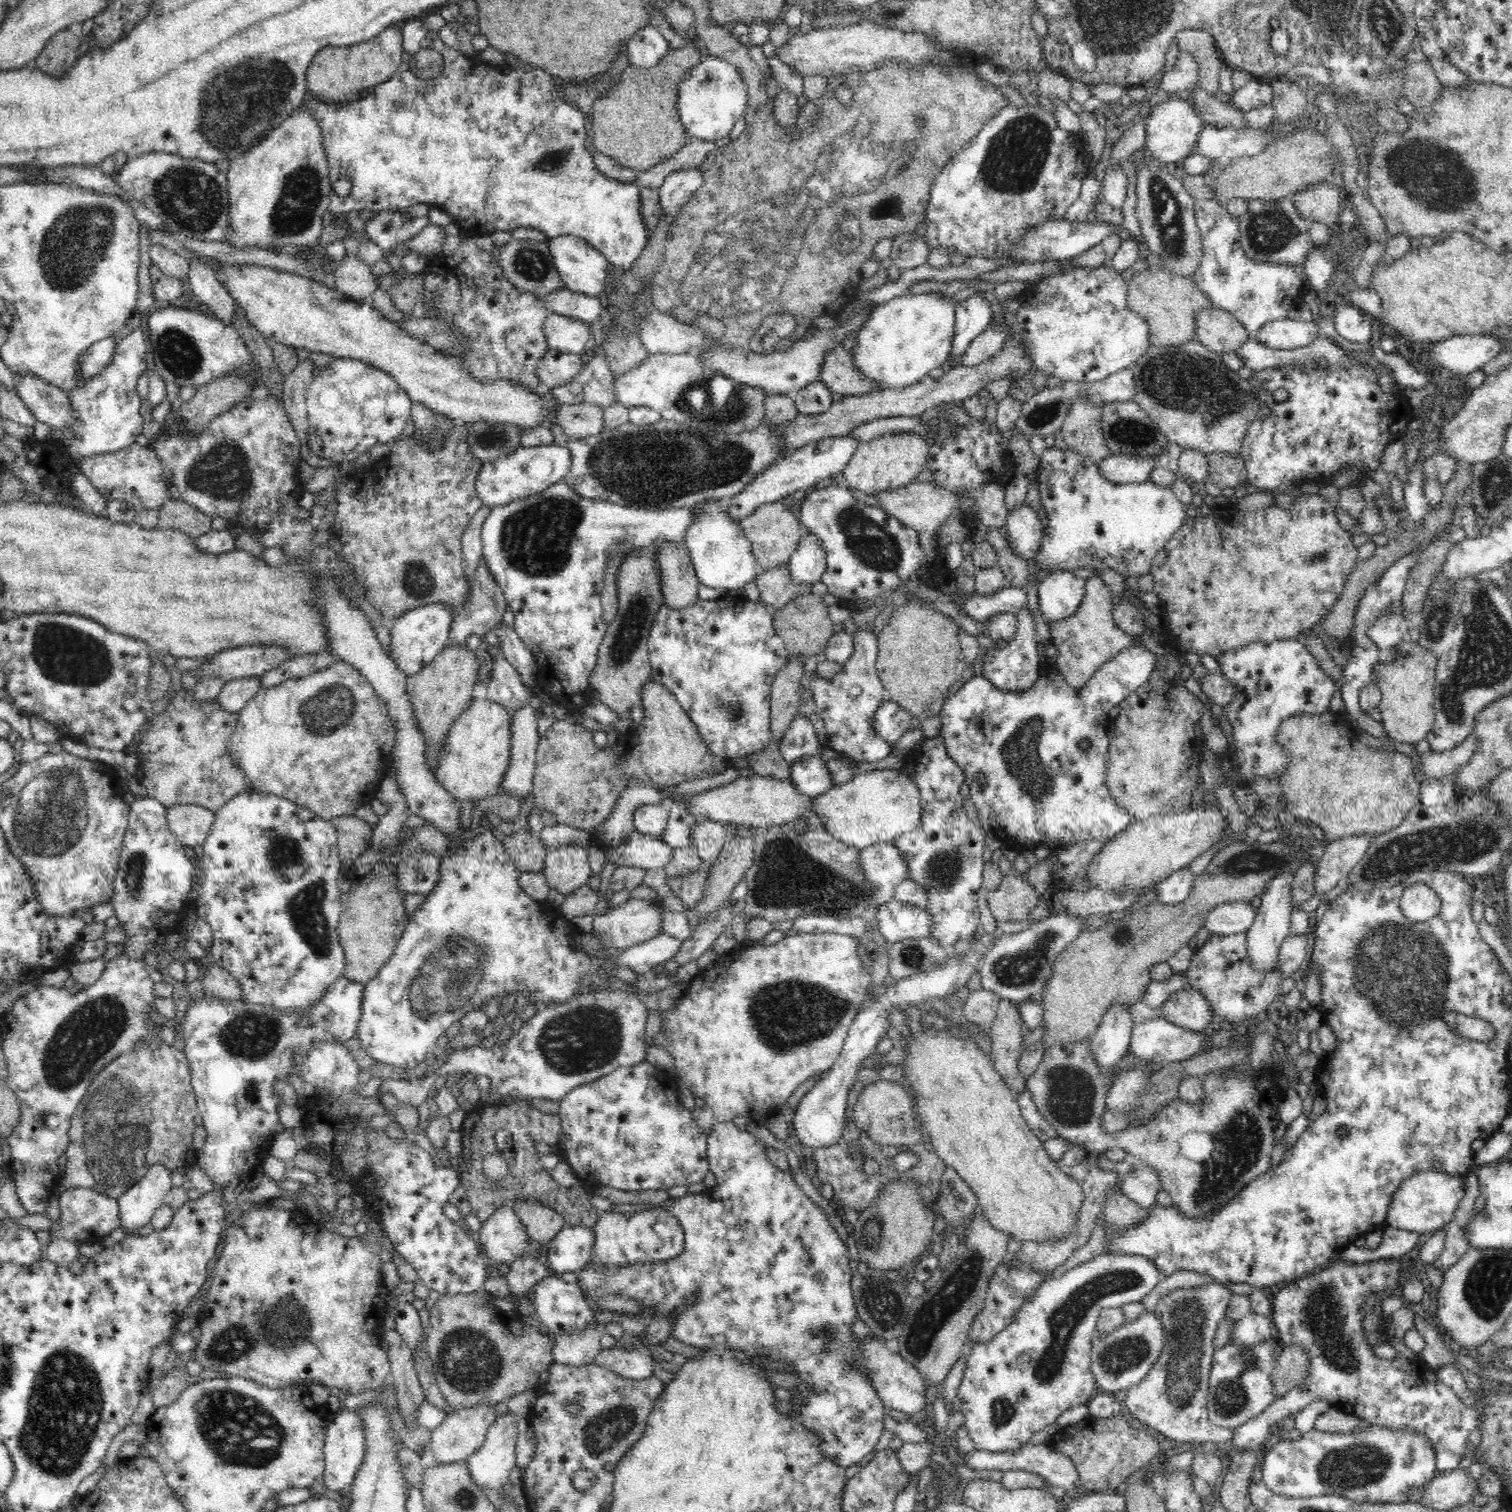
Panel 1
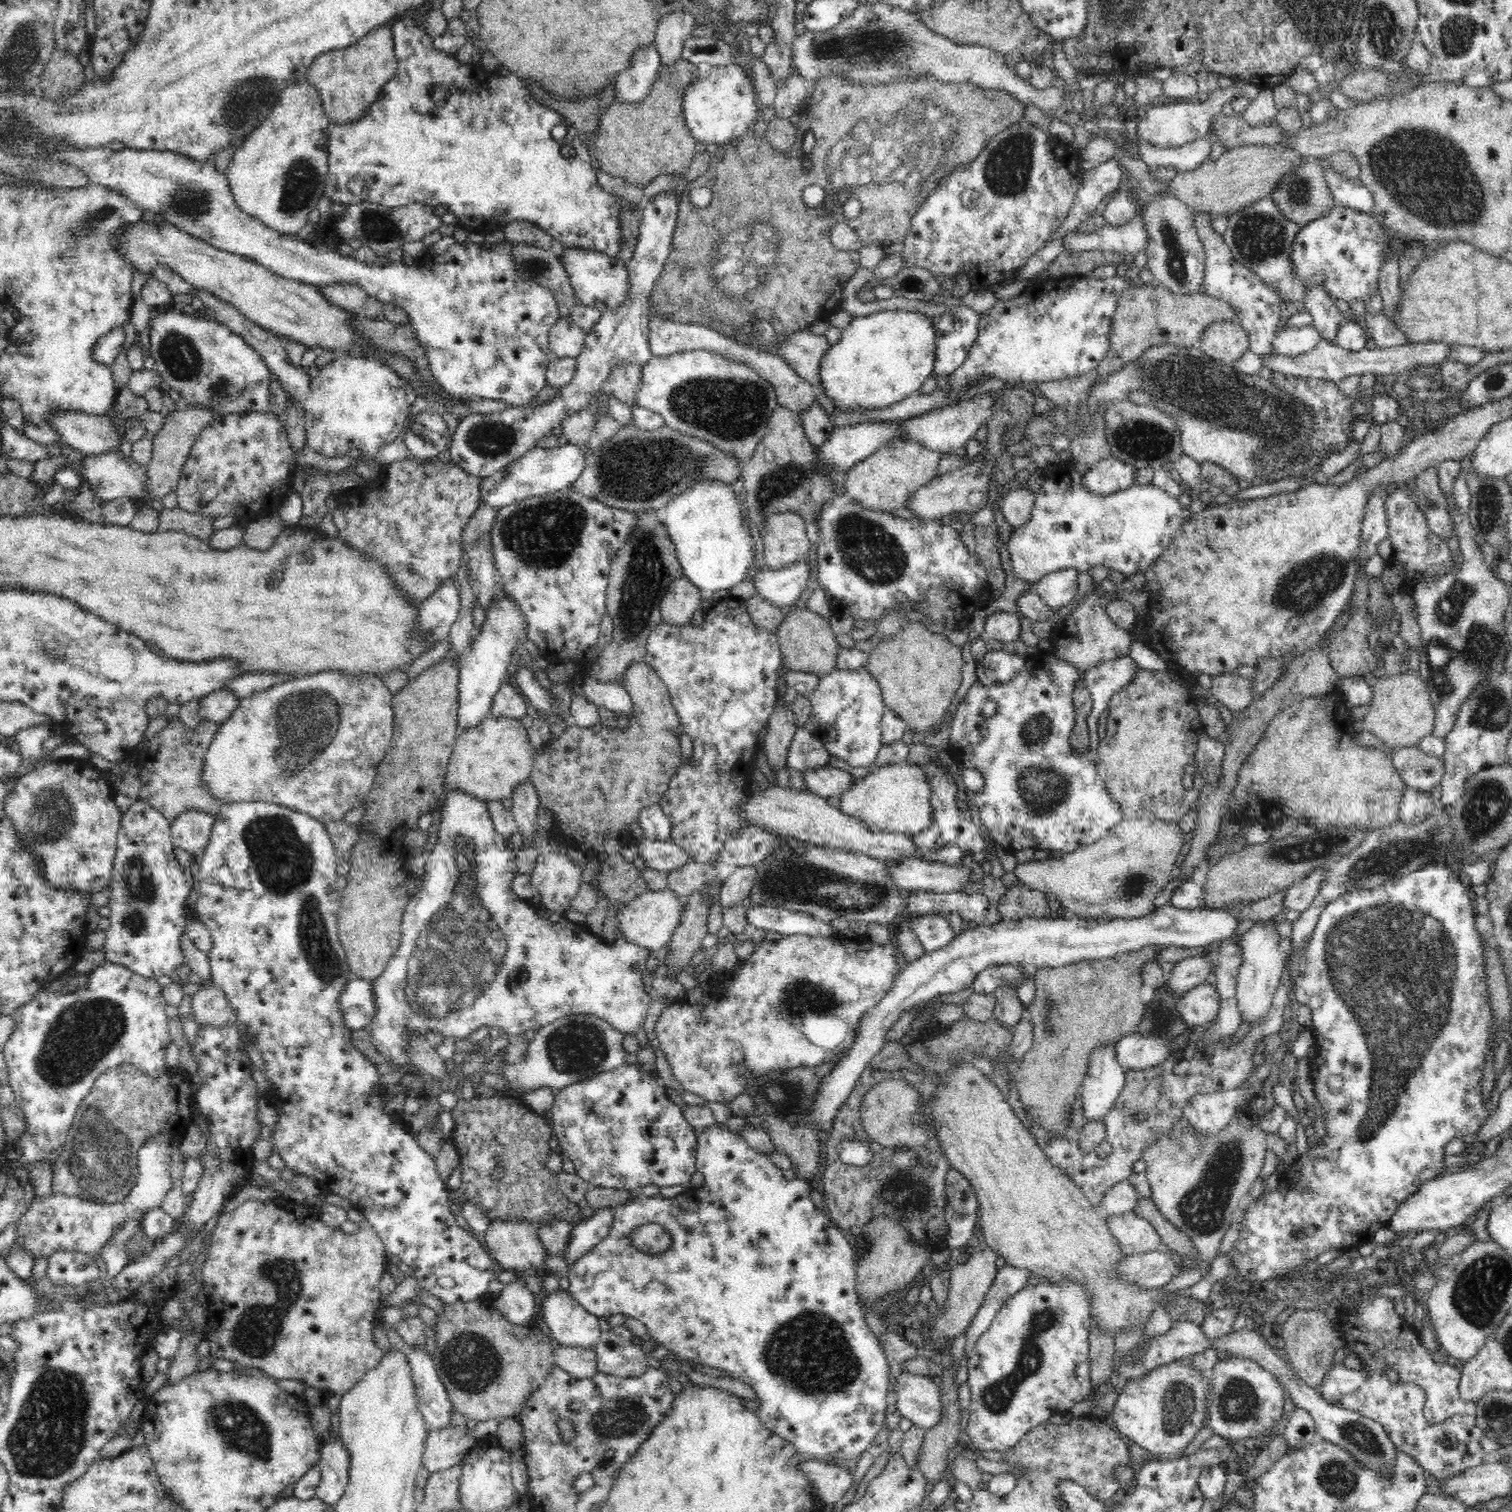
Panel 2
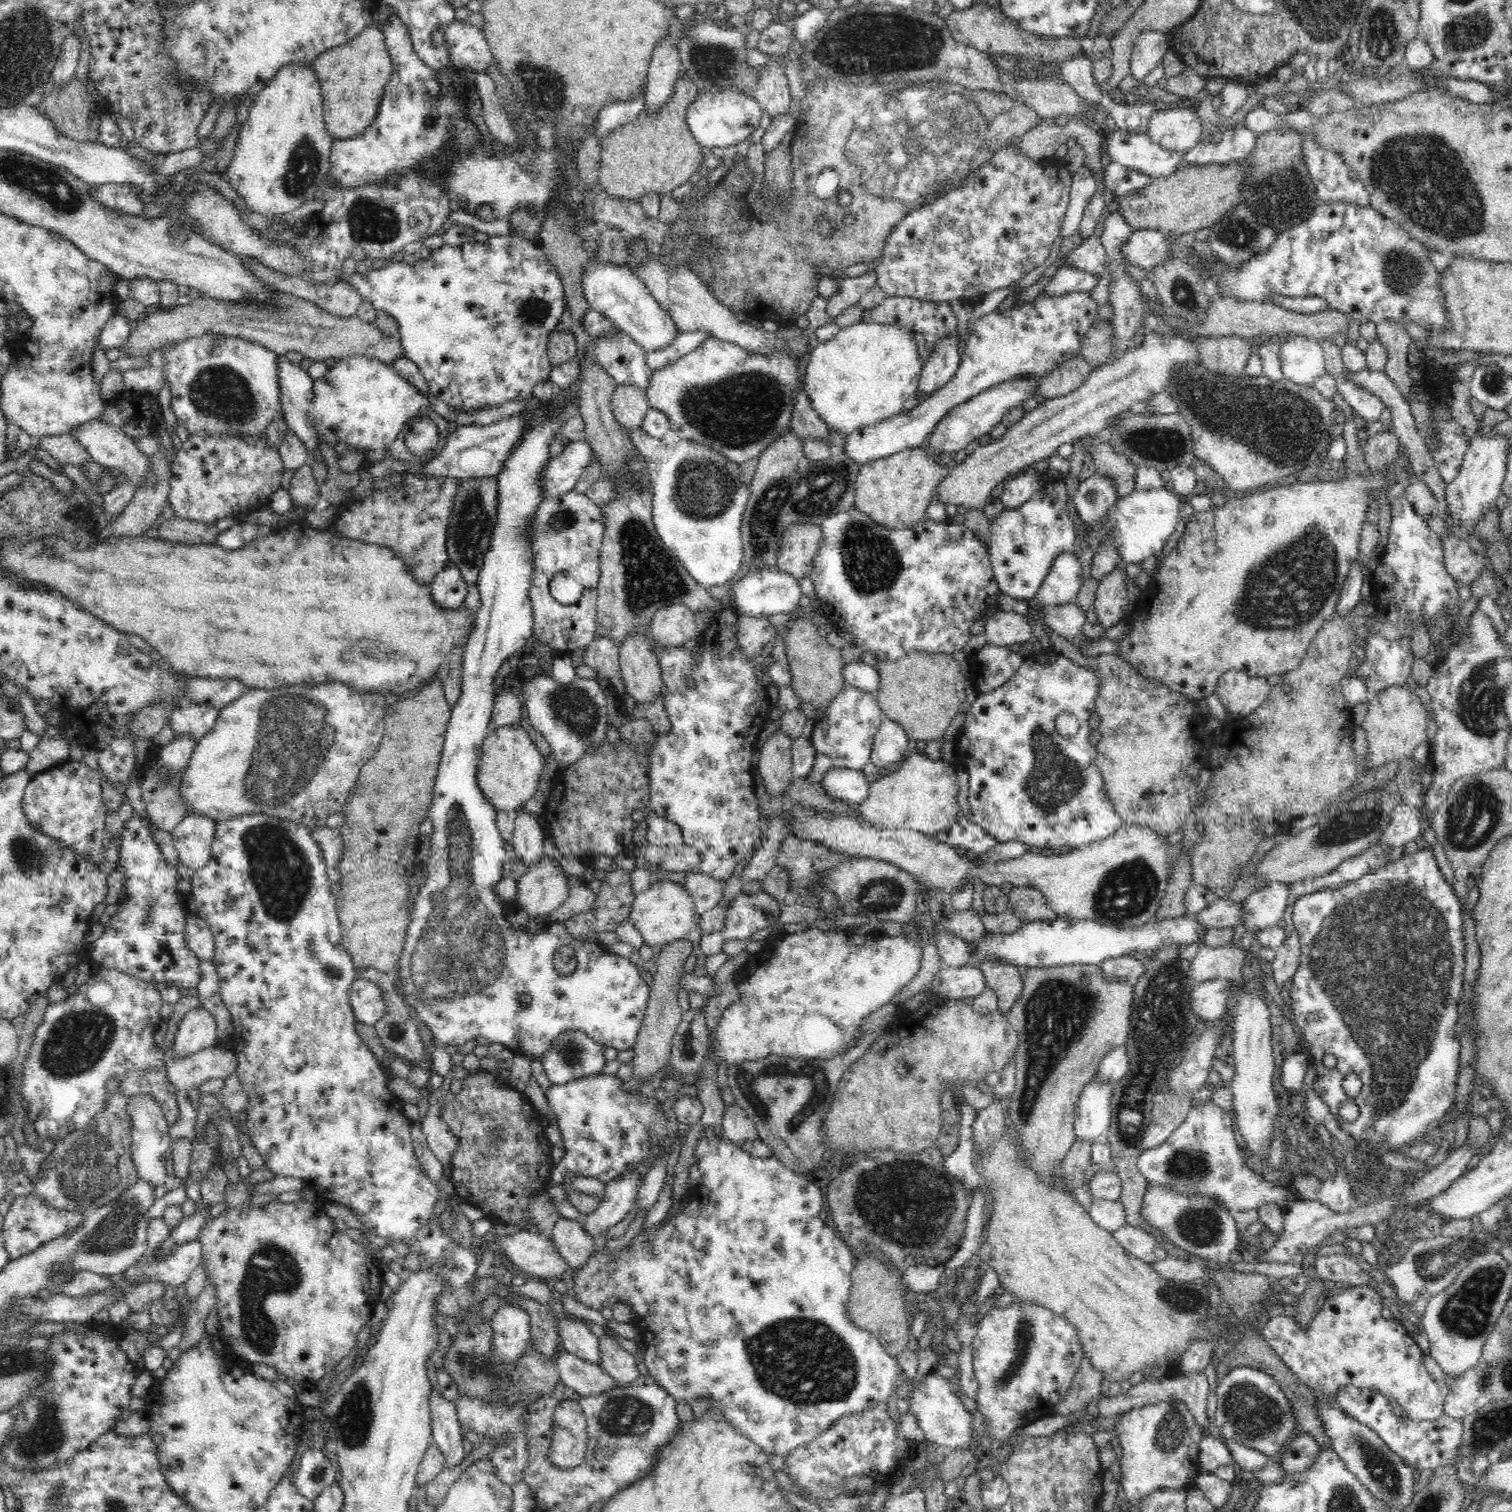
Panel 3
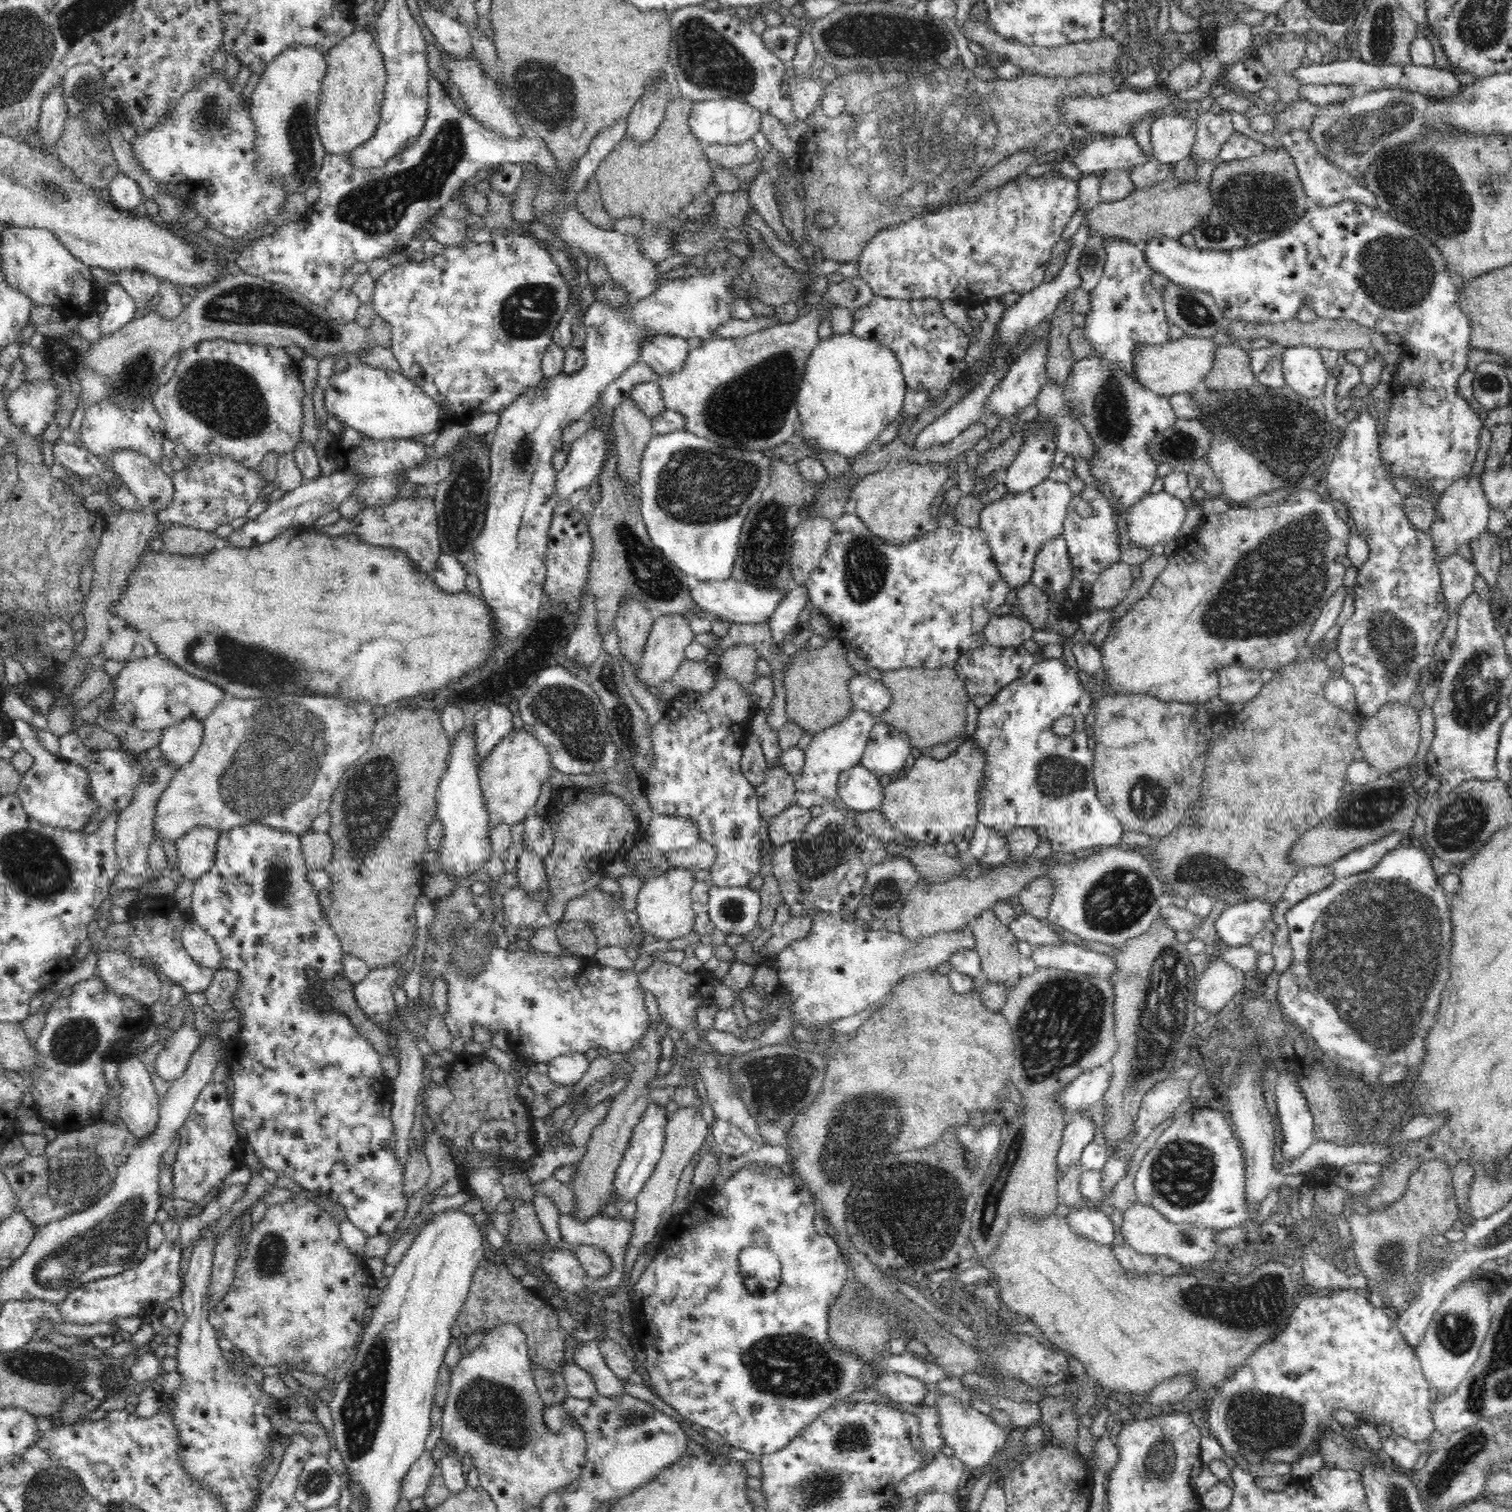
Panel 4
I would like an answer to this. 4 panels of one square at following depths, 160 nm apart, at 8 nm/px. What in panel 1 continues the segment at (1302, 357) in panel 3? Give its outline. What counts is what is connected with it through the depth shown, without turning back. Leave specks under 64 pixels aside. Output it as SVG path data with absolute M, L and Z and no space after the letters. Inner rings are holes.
M1288 318L1264 324L1256 339L1264 346L1278 350L1294 350L1308 346L1319 337L1320 325L1316 321L1300 322Z

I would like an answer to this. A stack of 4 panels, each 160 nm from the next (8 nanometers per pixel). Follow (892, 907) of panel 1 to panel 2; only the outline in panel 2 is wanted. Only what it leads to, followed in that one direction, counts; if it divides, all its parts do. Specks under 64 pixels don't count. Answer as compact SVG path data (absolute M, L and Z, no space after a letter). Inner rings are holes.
M906 911L897 919L893 929L894 932L912 930L923 944L924 950L930 952L948 946L955 938L948 920L941 915L928 914L918 917L918 914Z

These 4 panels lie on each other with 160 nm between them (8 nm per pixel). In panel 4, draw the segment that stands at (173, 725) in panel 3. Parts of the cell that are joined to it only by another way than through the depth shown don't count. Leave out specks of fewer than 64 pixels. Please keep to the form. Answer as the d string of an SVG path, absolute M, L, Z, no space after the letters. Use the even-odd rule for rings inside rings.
M188 718L182 723L163 731L159 748L168 764L175 764L178 770L188 764L202 744L204 722Z

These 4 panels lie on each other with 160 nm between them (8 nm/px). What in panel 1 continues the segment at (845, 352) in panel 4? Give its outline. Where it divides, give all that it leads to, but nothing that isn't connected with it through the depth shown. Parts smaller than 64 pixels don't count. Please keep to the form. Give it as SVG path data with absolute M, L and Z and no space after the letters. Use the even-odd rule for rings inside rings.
M940 292L903 294L879 304L856 331L856 345L850 350L854 368L873 380L879 390L906 388L920 382L934 368L947 368L954 338L956 306Z

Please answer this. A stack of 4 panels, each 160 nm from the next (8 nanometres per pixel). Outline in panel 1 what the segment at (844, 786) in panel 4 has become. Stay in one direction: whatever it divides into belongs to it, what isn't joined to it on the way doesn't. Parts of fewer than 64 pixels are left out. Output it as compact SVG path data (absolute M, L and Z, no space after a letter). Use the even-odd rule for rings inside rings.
M806 756L790 766L791 784L799 794L813 800L833 788L833 780L826 762L820 756Z

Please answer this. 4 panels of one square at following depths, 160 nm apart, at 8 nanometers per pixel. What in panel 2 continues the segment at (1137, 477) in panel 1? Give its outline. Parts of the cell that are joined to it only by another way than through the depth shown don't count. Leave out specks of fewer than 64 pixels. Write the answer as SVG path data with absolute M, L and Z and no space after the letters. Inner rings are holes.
M1110 456L1083 474L1083 485L1096 496L1108 496L1134 484L1136 469L1138 468Z

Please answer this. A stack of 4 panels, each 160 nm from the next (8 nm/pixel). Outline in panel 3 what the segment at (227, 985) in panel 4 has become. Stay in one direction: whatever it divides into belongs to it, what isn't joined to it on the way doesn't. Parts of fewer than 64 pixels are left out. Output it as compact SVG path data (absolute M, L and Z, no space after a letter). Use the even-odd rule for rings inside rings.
M200 960L200 982L197 986L197 998L206 1010L214 1014L220 1022L228 1018L228 1009L224 1008L224 1001L218 984L218 971L213 962Z

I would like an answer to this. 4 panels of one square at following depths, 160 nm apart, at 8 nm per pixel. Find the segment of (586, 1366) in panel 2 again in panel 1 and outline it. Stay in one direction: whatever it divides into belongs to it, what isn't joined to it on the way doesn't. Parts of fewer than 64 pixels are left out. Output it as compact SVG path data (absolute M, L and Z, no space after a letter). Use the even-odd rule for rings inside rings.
M596 1323L594 1326L588 1326L588 1328L581 1332L553 1336L554 1362L568 1366L586 1366L586 1364L594 1363L596 1355L603 1349L600 1346L600 1338L604 1331L605 1324Z

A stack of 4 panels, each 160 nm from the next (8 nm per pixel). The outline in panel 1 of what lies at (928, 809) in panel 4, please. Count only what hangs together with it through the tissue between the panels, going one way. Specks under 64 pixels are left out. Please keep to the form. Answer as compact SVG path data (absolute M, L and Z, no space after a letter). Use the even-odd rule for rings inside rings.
M875 769L873 771L856 771L845 784L834 785L826 794L813 800L812 812L820 818L824 829L834 838L862 850L879 842L894 843L898 836L918 828L922 814L920 803L918 786L908 773L904 773L903 769Z

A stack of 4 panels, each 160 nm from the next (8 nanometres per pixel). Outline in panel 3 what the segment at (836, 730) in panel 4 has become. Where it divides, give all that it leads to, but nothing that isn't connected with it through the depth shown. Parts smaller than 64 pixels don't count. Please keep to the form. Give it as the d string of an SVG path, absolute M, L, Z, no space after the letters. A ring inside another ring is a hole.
M854 687L845 690L832 702L826 711L820 712L819 723L814 726L811 743L816 749L815 763L811 773L805 777L812 785L821 785L824 774L832 767L862 770L870 762L873 738L884 717L877 697L862 693Z

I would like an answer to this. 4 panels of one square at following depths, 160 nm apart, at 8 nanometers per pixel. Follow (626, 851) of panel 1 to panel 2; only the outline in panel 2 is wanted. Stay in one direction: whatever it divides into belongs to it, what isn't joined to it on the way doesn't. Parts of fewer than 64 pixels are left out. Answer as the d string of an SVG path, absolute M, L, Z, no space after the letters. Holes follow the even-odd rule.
M644 836L635 848L636 854L644 859L647 867L660 872L680 870L688 864L688 853L671 839L665 841L650 840Z

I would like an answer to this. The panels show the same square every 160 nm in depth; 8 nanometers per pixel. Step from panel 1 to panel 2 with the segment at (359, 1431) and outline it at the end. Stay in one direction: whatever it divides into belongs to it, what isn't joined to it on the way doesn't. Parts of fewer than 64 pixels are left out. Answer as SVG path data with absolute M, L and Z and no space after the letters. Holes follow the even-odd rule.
M339 1434L332 1435L328 1444L321 1446L321 1480L317 1486L316 1497L325 1505L335 1506L342 1498L349 1481L349 1452L342 1444Z

